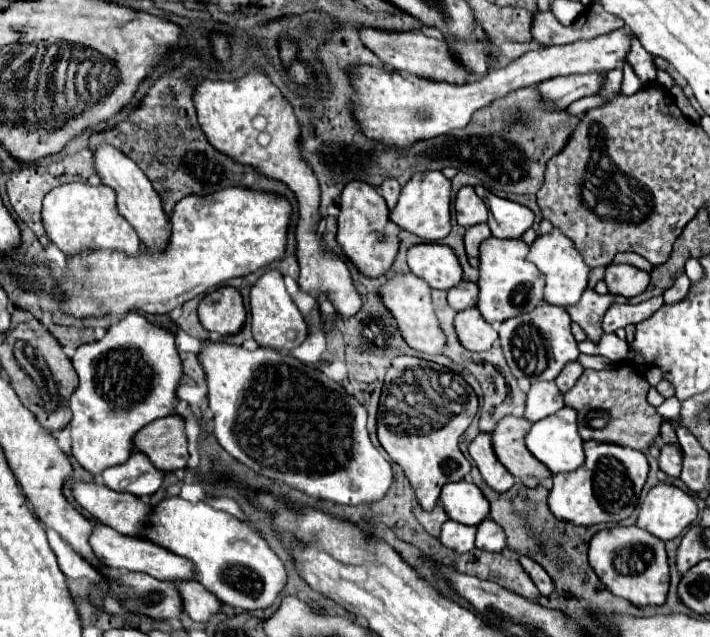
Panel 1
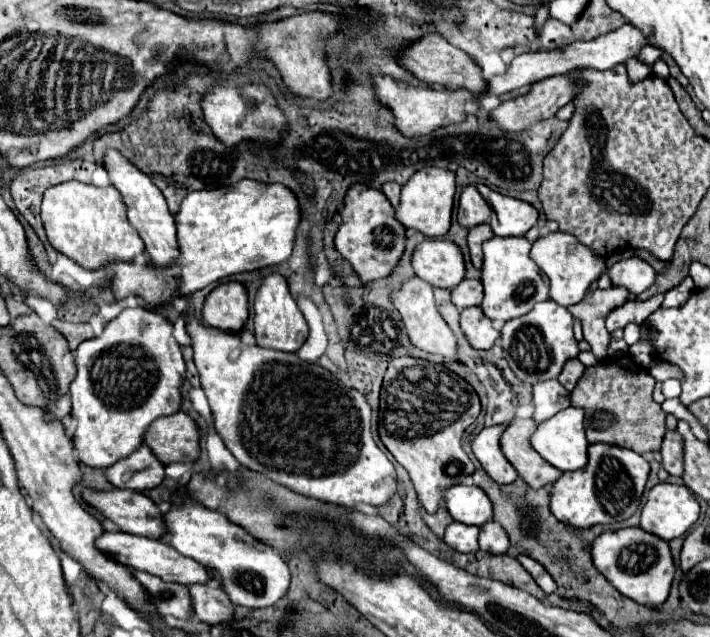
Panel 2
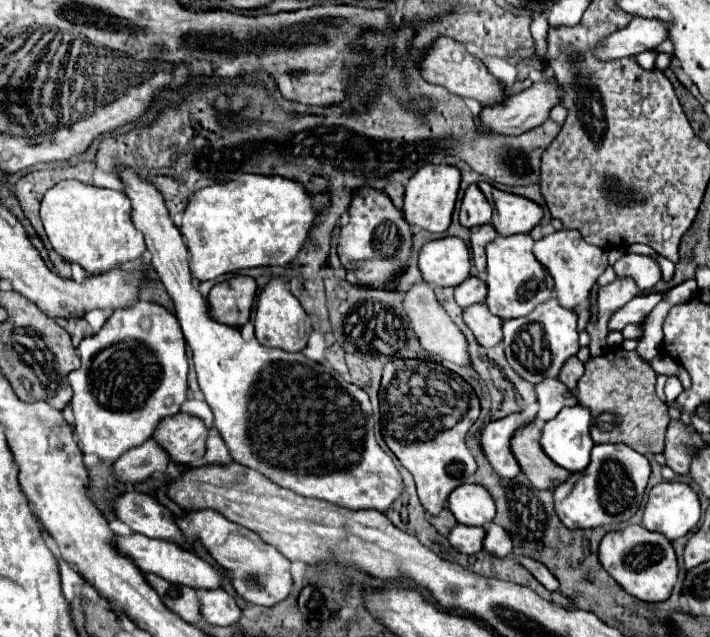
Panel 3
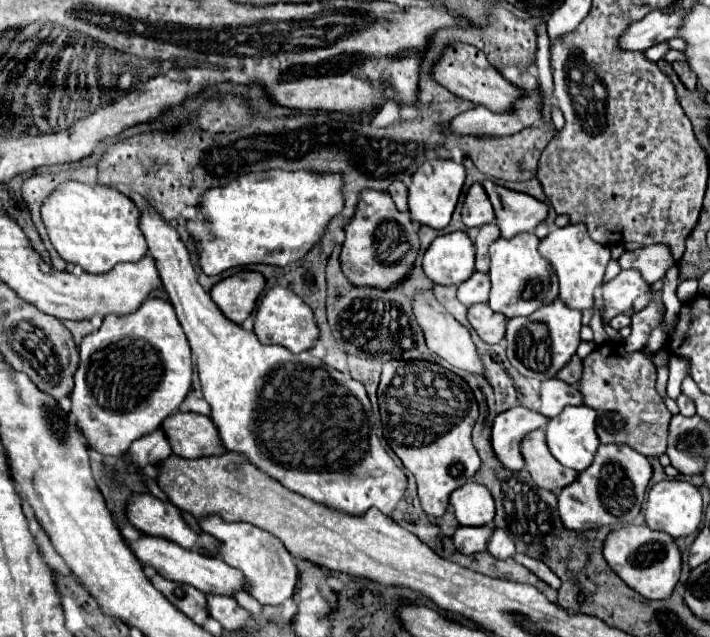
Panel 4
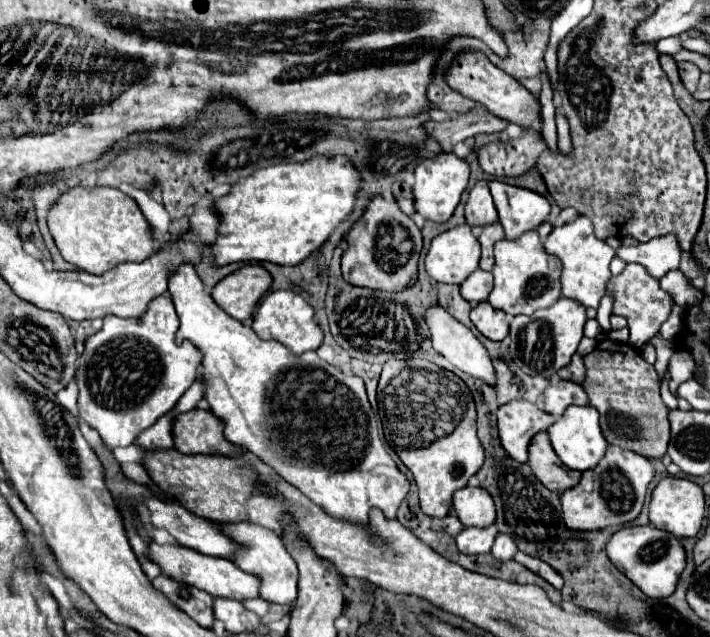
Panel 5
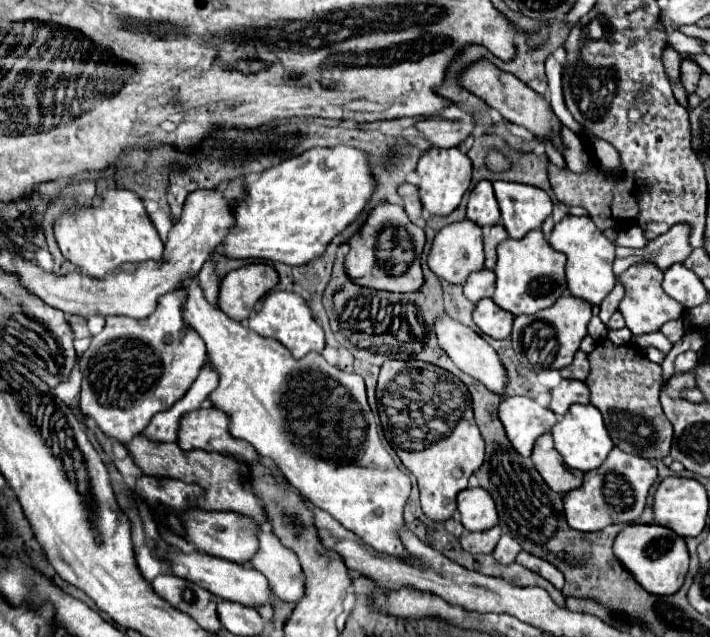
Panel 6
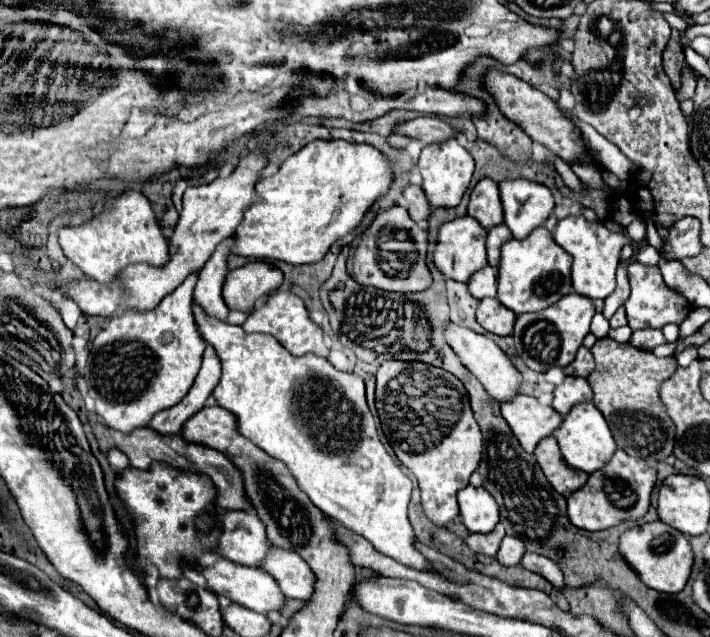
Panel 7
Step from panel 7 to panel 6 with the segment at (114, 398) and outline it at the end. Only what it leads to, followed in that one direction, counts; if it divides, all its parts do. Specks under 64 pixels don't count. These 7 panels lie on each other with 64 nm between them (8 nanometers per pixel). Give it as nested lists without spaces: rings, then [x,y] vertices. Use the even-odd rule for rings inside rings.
[[[210,258],[204,266],[202,272],[196,276],[198,284],[204,292],[206,302],[210,302],[212,306],[218,306],[218,292],[220,292],[220,278],[216,274],[216,262]],[[178,288],[164,294],[156,310],[142,320],[110,316],[106,318],[104,330],[92,338],[90,348],[80,356],[78,364],[84,376],[80,408],[86,416],[96,420],[106,436],[126,444],[148,426],[144,436],[150,440],[176,442],[182,416],[198,410],[218,386],[218,372],[206,362],[206,344],[184,322],[184,306],[186,290]]]

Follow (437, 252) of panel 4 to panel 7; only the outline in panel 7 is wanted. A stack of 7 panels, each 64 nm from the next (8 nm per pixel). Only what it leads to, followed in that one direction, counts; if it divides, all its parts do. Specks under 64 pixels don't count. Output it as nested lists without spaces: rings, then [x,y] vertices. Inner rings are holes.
[[[462,216],[462,218],[454,218],[450,222],[444,222],[438,232],[434,264],[446,278],[452,278],[458,282],[468,282],[476,270],[482,270],[488,264],[488,260],[486,260],[486,228],[472,216]]]

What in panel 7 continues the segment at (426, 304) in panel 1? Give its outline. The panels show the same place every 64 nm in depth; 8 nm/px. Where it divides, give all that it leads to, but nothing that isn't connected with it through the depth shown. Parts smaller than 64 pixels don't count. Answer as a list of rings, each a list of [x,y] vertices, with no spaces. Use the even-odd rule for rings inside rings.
[[[450,324],[446,328],[446,342],[454,348],[454,352],[460,358],[460,362],[484,384],[484,388],[488,390],[488,394],[494,400],[510,402],[518,394],[518,390],[522,386],[522,372],[512,364],[510,356],[500,346],[496,346],[490,338],[486,338],[482,334],[476,334],[472,330],[468,330],[468,328]]]

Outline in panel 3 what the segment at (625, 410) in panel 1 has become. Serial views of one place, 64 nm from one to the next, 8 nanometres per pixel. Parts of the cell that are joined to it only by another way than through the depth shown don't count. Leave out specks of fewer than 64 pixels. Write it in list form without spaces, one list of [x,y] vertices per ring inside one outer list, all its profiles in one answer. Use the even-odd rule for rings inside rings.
[[[608,346],[604,354],[592,356],[584,368],[584,376],[578,380],[578,402],[592,412],[592,440],[596,444],[626,444],[644,456],[660,454],[664,450],[664,434],[670,416],[666,402],[654,392],[656,372],[650,362],[638,352]]]

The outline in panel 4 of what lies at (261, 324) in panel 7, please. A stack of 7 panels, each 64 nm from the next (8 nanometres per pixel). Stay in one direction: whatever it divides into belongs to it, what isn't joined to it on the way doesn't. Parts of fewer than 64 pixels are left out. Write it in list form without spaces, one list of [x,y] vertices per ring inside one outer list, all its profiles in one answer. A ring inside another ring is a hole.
[[[274,286],[262,296],[260,306],[256,310],[254,332],[256,332],[260,342],[264,342],[264,344],[280,344],[280,346],[288,348],[294,354],[310,350],[314,346],[314,342],[318,340],[318,336],[320,336],[318,326],[314,322],[312,308],[300,296],[296,296],[292,290],[282,288],[282,286]]]

